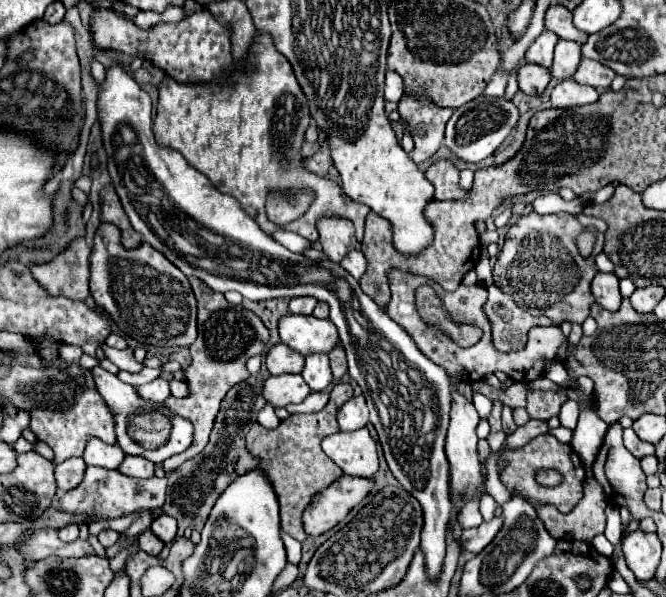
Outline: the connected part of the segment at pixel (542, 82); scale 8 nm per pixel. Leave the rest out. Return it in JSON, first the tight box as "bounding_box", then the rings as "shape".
{"bounding_box":[517,63,551,95],"shape":[[[525,63],[517,73],[519,73],[519,89],[527,95],[541,95],[551,81],[551,71],[535,63]]]}

